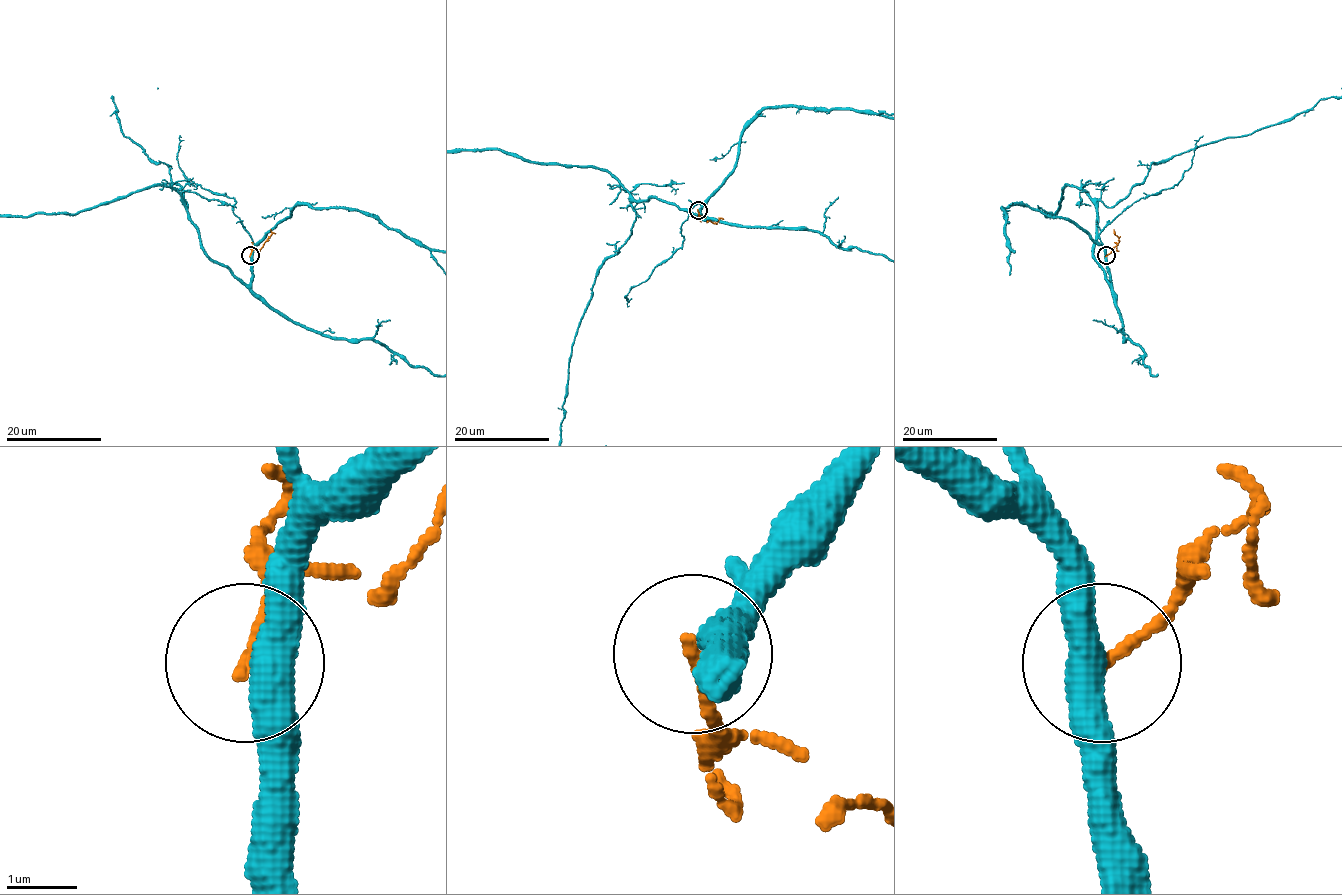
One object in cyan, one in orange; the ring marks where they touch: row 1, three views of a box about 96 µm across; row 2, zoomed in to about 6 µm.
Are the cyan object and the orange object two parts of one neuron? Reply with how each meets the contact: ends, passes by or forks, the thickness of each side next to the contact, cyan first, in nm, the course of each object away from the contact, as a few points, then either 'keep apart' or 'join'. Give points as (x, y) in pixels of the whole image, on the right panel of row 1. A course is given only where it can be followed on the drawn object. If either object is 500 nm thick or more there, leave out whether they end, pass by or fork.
cyan passes by; orange ends there; 440 nm thick on the cyan side, 170 nm on the other; cyan runs (1105, 255), (1110, 284), (1094, 253), (1094, 201), (1080, 189), (1065, 187), (1054, 213), (1037, 210), (1053, 211); orange runs (1107, 255), (1113, 249), (1116, 250), (1119, 238), (1114, 229); keep apart

